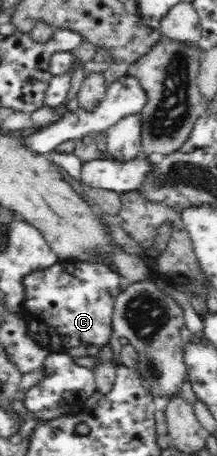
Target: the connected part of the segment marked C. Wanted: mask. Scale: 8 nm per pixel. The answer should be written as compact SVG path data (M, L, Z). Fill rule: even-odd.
M65 260L47 269L31 270L21 279L26 335L51 351L87 345L96 349L111 343L111 315L122 282L105 263L83 260Z

